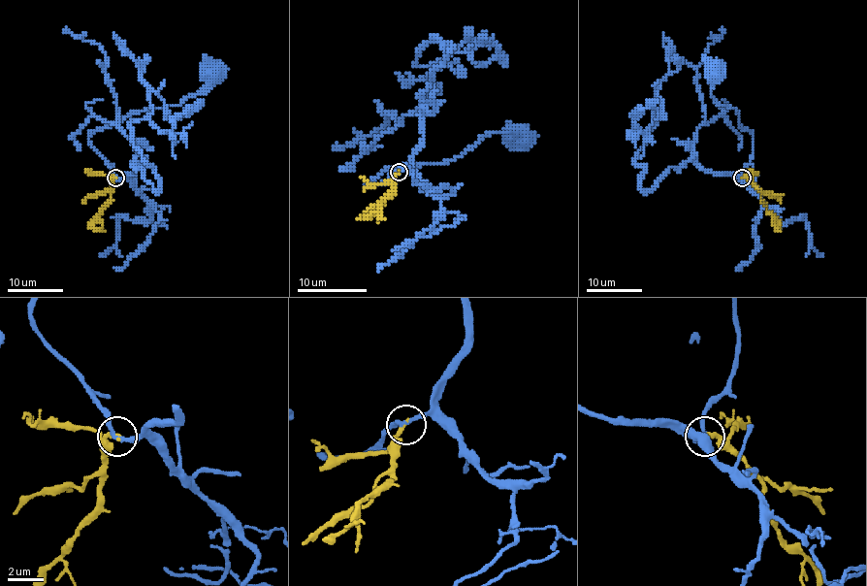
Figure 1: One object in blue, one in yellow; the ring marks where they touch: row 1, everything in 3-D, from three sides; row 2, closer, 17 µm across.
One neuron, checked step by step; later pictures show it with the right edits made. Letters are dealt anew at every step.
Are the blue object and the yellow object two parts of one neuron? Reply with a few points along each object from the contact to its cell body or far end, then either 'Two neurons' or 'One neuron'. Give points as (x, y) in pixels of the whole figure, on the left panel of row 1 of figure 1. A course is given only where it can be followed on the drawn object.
Course of blue: (115, 177), (94, 149), (90, 135), (132, 112), (177, 106), (185, 97), (195, 96), (213, 77), (212, 72). Course of yellow: (115, 177), (110, 201), (100, 211), (102, 229), (106, 230). One neuron

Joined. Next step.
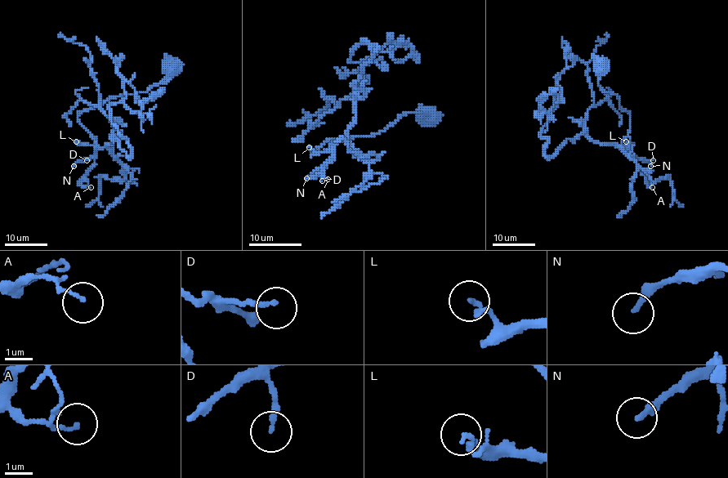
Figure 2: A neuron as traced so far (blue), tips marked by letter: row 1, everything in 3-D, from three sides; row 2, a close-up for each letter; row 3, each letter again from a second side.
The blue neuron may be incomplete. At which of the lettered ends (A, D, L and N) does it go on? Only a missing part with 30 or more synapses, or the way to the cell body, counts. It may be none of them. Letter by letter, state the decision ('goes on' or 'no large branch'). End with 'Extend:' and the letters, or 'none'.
A: no large branch
D: no large branch
L: no large branch
N: no large branch
Extend: none

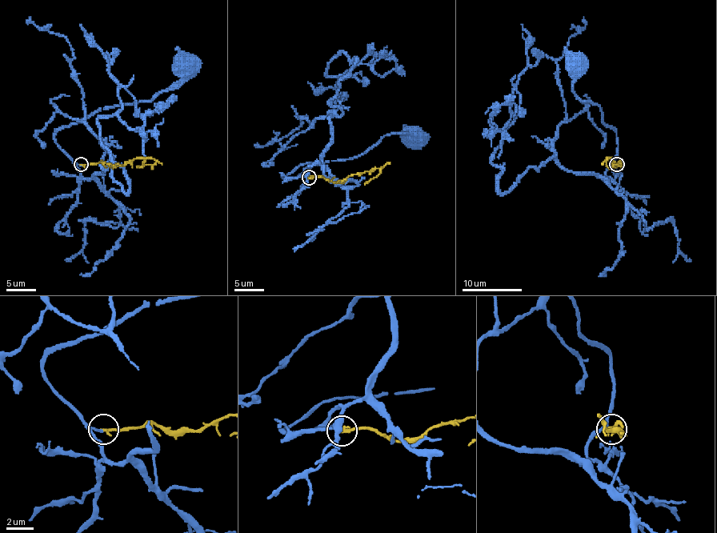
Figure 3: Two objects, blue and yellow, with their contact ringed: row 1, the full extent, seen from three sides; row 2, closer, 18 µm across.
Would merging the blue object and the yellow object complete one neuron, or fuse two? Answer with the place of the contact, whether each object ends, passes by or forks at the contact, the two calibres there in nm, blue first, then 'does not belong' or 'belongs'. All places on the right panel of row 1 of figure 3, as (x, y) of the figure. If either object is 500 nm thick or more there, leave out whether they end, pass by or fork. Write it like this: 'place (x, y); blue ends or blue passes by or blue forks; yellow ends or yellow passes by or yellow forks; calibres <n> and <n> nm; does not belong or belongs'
place (617, 164); blue ends; yellow ends; calibres 160 and 240 nm; does not belong

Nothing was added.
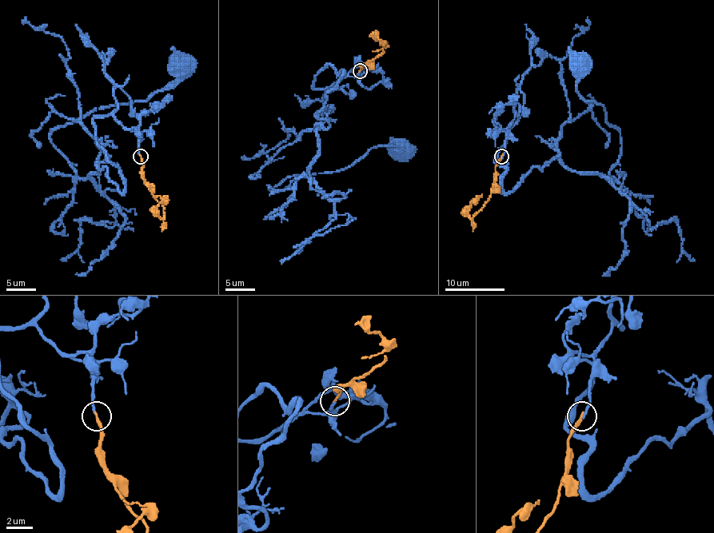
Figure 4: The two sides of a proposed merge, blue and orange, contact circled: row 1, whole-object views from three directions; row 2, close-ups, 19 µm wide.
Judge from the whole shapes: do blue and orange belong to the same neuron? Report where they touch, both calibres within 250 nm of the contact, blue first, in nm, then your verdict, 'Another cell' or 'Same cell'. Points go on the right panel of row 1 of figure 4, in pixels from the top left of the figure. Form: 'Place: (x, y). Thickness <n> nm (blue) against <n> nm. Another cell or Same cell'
Place: (501, 157). Thickness 180 nm (blue) against 190 nm. Same cell

